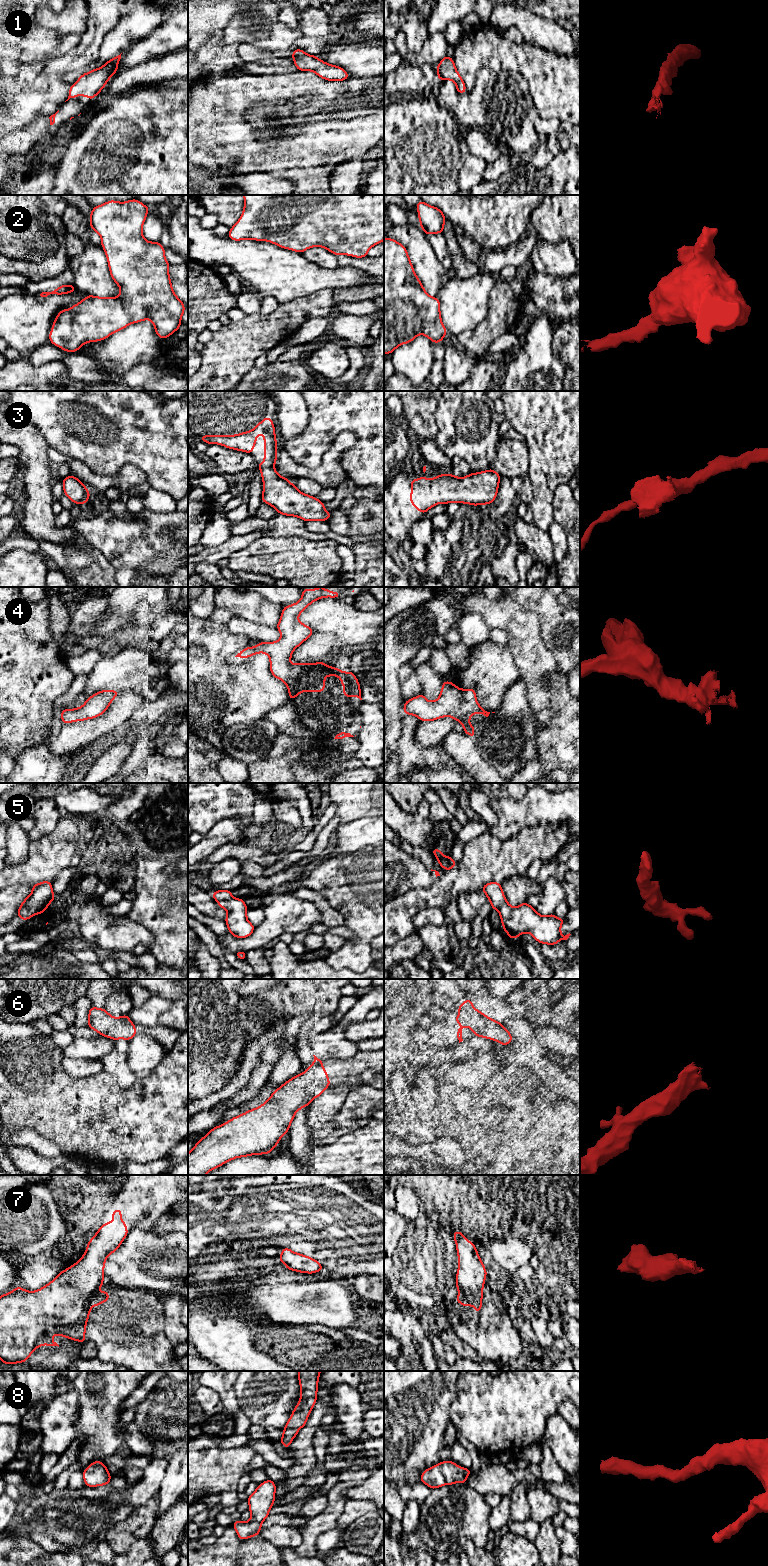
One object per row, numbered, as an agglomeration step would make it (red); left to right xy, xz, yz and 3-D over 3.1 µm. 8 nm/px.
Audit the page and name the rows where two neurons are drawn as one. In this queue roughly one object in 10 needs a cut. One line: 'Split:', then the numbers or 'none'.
Split: none

